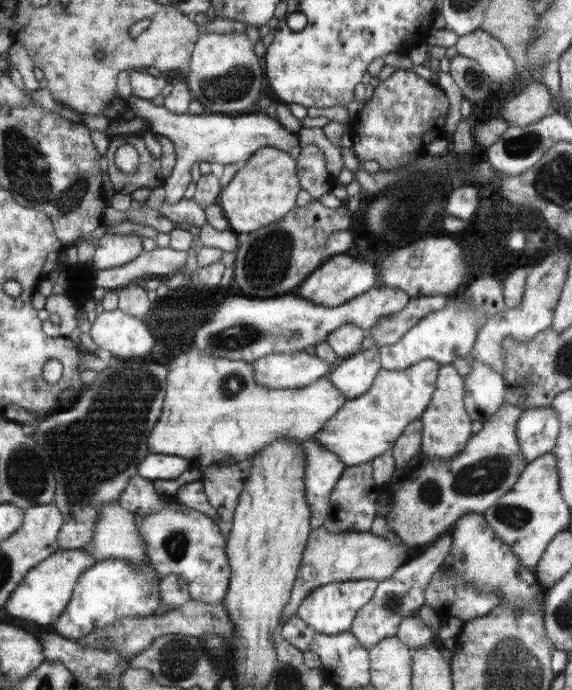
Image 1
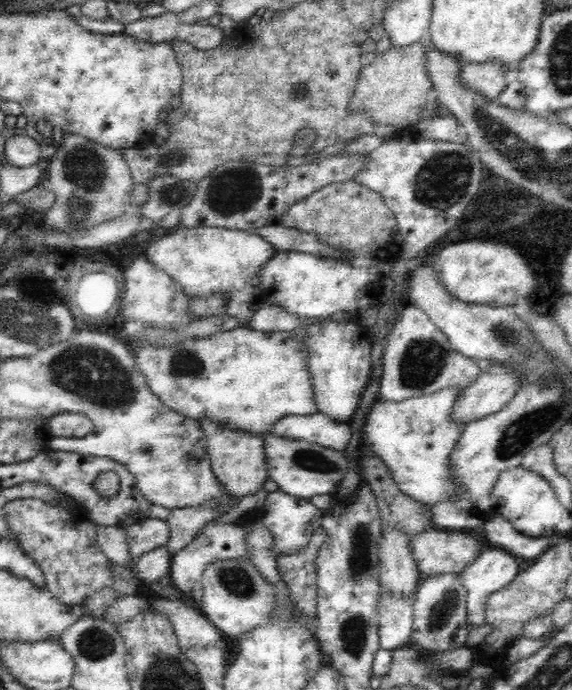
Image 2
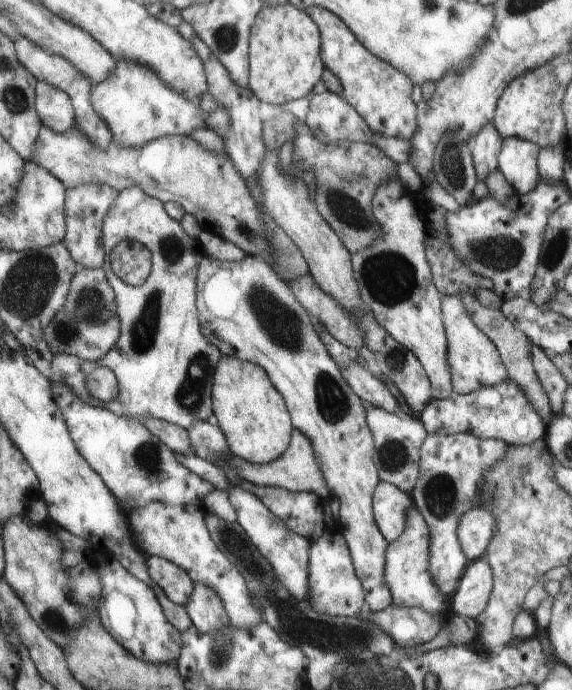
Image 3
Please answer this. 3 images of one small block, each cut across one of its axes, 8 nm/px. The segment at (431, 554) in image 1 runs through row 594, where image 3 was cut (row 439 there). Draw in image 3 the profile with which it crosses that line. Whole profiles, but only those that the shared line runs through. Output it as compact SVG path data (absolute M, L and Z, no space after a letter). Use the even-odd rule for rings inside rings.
M367 406L367 426L373 434L373 462L375 462L375 470L381 478L381 482L389 482L395 484L399 490L407 492L411 496L411 490L415 488L415 480L419 476L419 466L421 466L421 444L423 440L429 436L425 426L421 424L421 420L411 414L411 416L403 416L403 414L391 414L383 408L375 408L375 406Z

